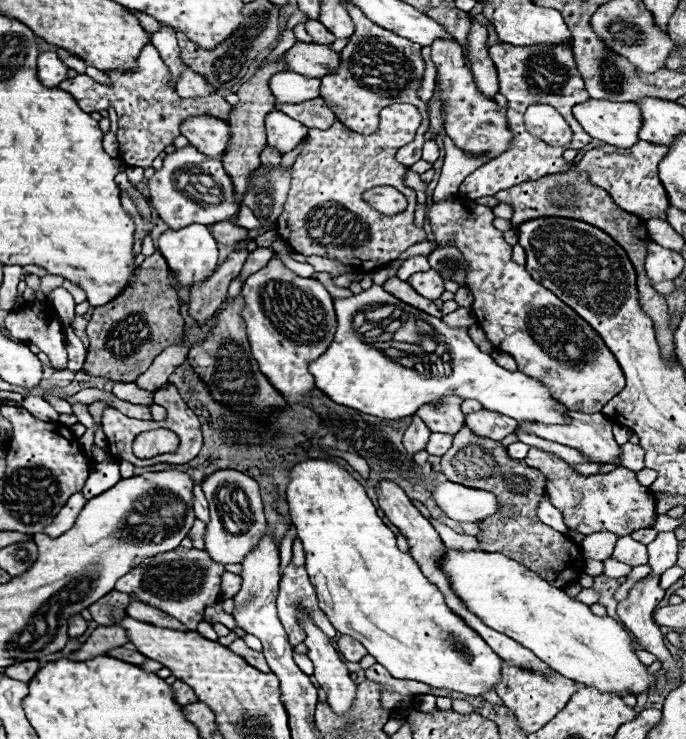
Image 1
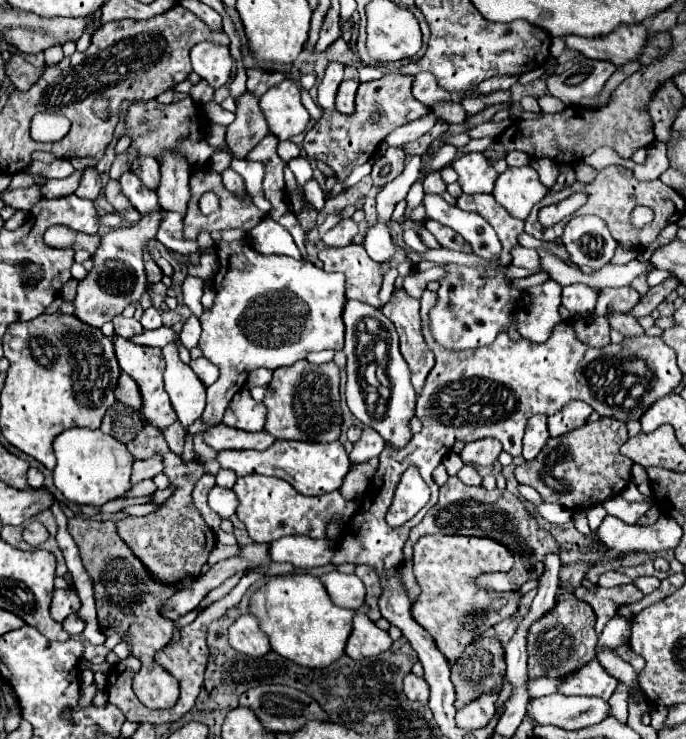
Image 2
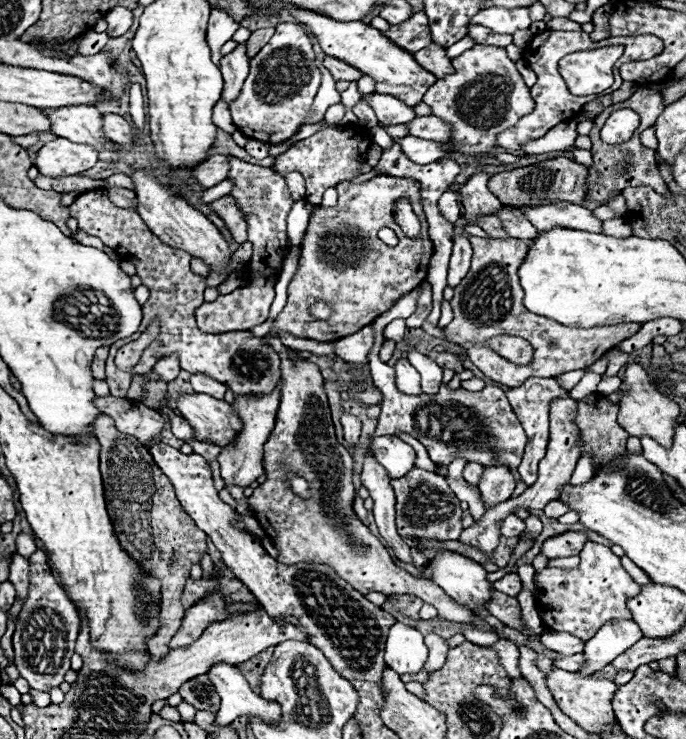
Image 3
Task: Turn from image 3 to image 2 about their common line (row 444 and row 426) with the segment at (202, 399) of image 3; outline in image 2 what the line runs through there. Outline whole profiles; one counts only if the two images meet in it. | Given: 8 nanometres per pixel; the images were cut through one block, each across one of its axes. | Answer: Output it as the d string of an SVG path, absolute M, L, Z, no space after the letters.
M218 424L202 434L204 442L214 450L266 450L270 448L276 438L268 432L244 432L236 428L226 428Z

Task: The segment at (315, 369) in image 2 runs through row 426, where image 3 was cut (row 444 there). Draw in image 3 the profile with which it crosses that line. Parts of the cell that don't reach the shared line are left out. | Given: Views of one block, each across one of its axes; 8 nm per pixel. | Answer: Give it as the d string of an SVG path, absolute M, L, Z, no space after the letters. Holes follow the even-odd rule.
M286 350L280 352L280 358L280 408L276 414L276 426L268 436L268 442L264 444L264 466L268 480L248 498L260 526L280 550L278 562L328 564L338 572L340 578L344 578L362 594L414 594L424 602L434 604L438 608L438 614L446 620L458 624L476 620L476 616L468 608L456 604L434 582L414 578L406 570L400 570L392 562L386 546L382 546L382 542L368 530L368 526L358 520L352 510L352 498L356 494L352 486L354 460L348 450L336 440L320 368L302 358L292 360ZM292 474L302 476L310 482L310 500L302 500L290 490L286 478Z

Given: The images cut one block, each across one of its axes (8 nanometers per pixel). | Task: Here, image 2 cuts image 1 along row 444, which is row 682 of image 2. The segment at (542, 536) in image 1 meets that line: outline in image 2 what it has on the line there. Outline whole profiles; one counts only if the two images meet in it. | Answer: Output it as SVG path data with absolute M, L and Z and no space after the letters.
M482 638L478 642L472 642L466 646L462 656L452 664L452 684L456 688L456 710L464 708L472 700L476 700L480 694L490 694L490 692L500 692L502 680L506 674L506 662L504 662L504 648L500 640L496 638Z

